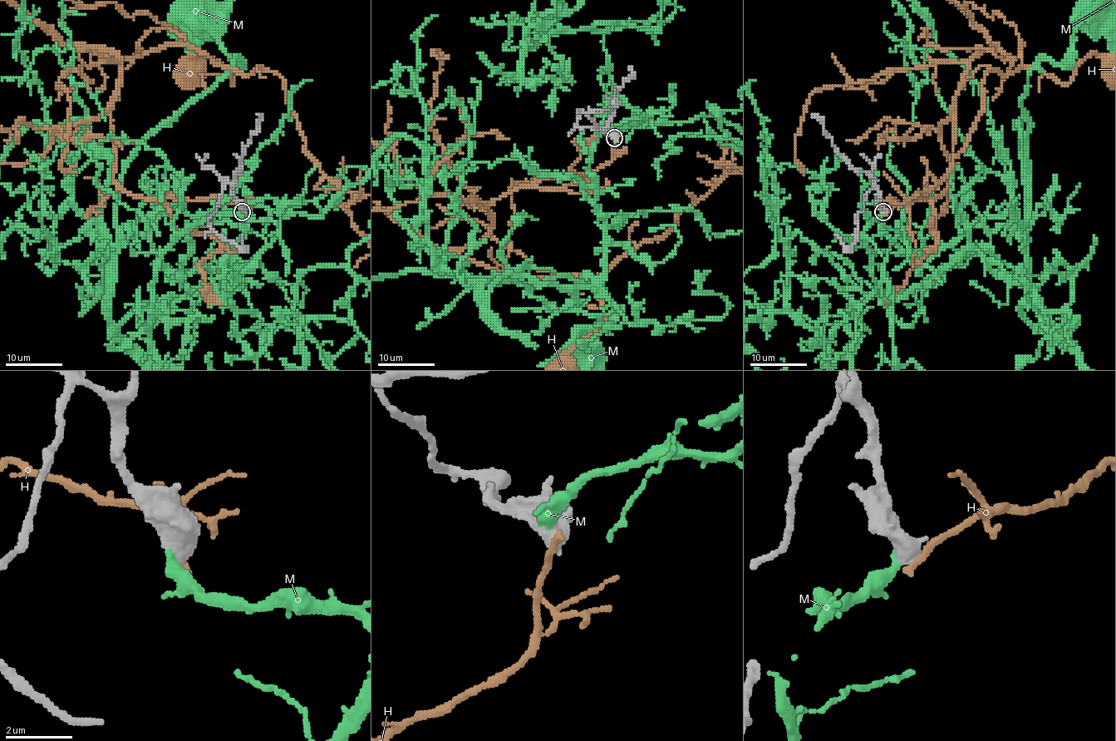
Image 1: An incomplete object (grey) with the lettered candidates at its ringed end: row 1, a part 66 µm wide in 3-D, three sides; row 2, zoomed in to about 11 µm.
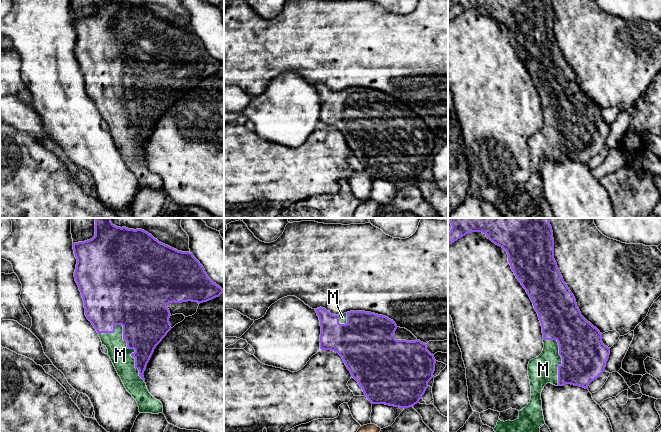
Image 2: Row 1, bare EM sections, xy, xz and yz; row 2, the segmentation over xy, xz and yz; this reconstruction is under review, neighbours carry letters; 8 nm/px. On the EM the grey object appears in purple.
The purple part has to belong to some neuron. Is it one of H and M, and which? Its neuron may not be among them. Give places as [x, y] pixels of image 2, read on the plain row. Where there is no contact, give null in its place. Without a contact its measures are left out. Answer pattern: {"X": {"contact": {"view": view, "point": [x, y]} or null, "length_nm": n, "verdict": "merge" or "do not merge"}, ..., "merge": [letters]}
{"H": {"contact": null, "verdict": "do not merge"}, "M": {"contact": {"view": "xy", "point": [127, 119]}, "length_nm": 550, "verdict": "merge"}, "merge": ["M"]}

